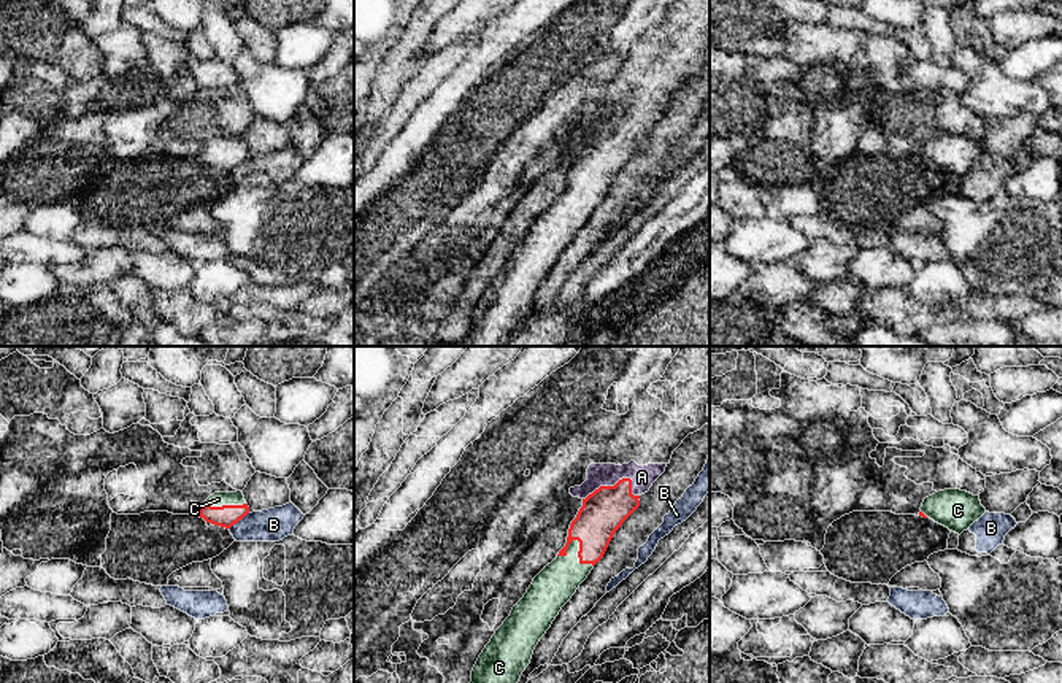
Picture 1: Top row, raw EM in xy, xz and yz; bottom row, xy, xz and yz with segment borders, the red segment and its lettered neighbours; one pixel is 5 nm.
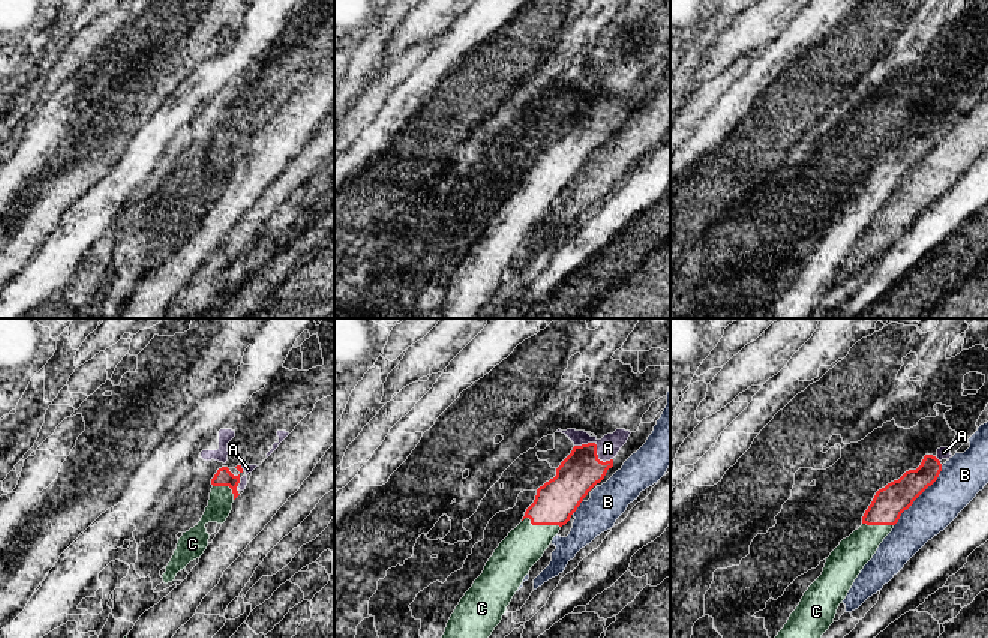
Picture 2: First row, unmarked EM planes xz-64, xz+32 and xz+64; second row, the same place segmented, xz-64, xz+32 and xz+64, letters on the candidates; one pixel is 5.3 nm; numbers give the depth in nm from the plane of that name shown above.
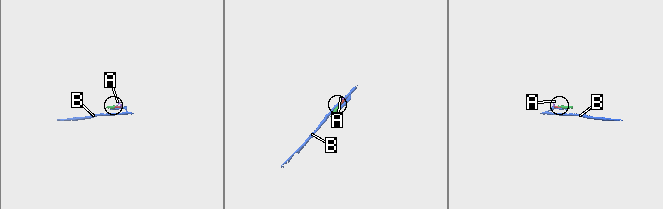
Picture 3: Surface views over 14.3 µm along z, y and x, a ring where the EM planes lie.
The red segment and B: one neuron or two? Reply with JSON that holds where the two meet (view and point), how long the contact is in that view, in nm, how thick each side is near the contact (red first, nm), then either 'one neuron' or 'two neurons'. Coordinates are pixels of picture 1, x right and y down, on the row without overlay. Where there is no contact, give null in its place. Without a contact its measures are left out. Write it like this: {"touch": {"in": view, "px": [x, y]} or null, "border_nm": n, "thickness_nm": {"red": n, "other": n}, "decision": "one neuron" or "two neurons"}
{"touch": {"in": "xy", "px": [238, 164]}, "border_nm": 140, "thickness_nm": {"red": 110, "other": 170}, "decision": "two neurons"}

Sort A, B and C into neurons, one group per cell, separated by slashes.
A C / B

